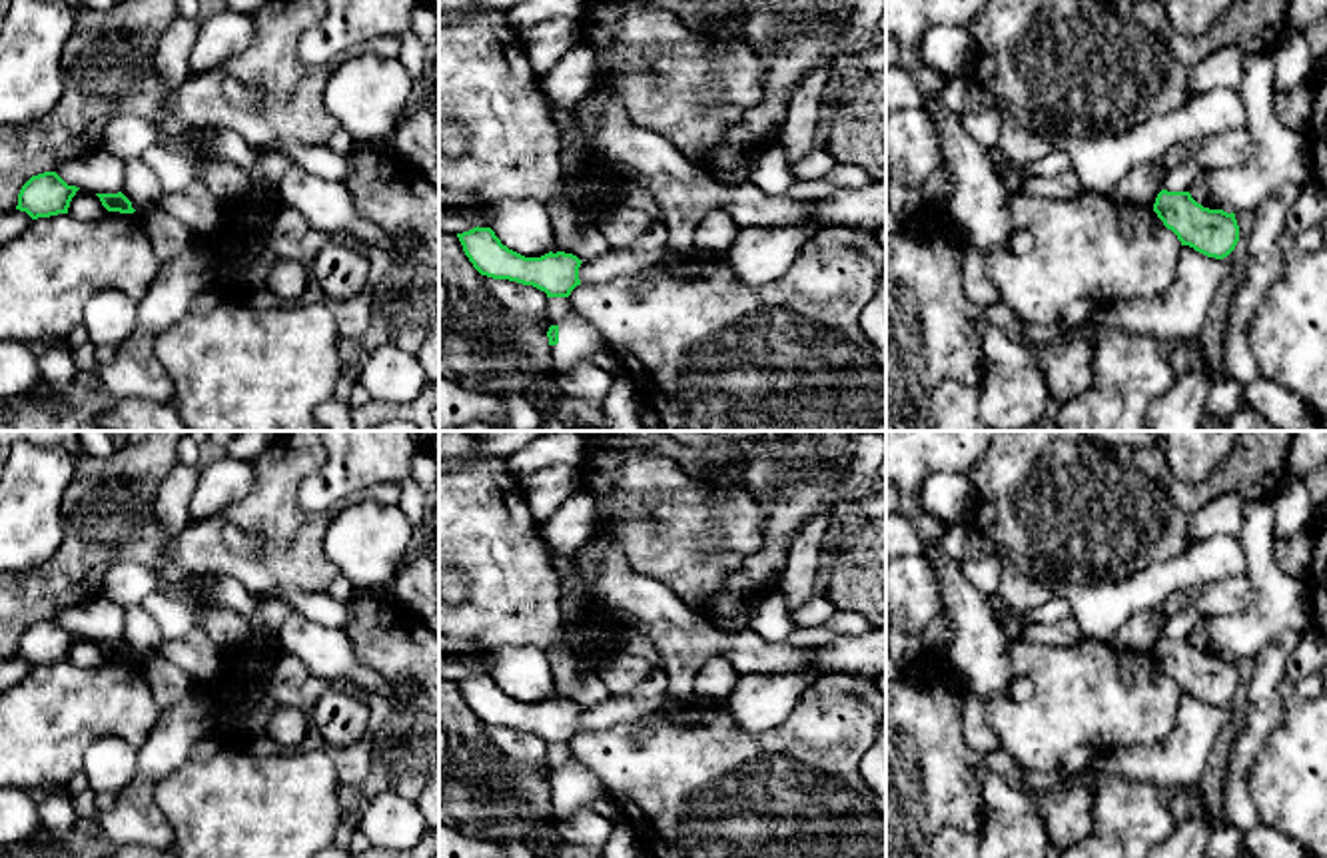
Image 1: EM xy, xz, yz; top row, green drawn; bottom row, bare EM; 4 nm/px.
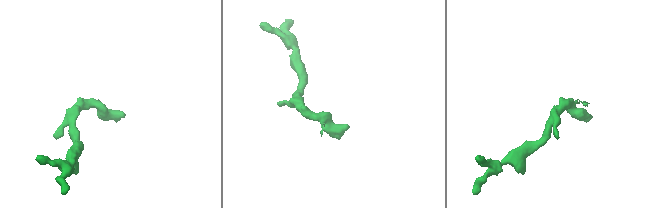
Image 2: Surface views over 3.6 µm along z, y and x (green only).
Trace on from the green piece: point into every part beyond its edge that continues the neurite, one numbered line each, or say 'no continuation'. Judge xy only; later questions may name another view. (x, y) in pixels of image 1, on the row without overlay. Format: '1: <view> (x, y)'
no continuation

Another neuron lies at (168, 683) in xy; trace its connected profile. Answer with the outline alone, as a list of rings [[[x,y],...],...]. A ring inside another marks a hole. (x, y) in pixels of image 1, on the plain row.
[[[154,654],[146,658],[142,662],[142,672],[162,710],[174,706],[194,690],[194,682],[188,672],[164,656]]]

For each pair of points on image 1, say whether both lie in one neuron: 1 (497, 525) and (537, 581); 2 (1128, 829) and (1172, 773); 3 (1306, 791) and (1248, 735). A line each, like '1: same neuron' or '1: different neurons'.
1: same neuron
2: different neurons
3: different neurons

